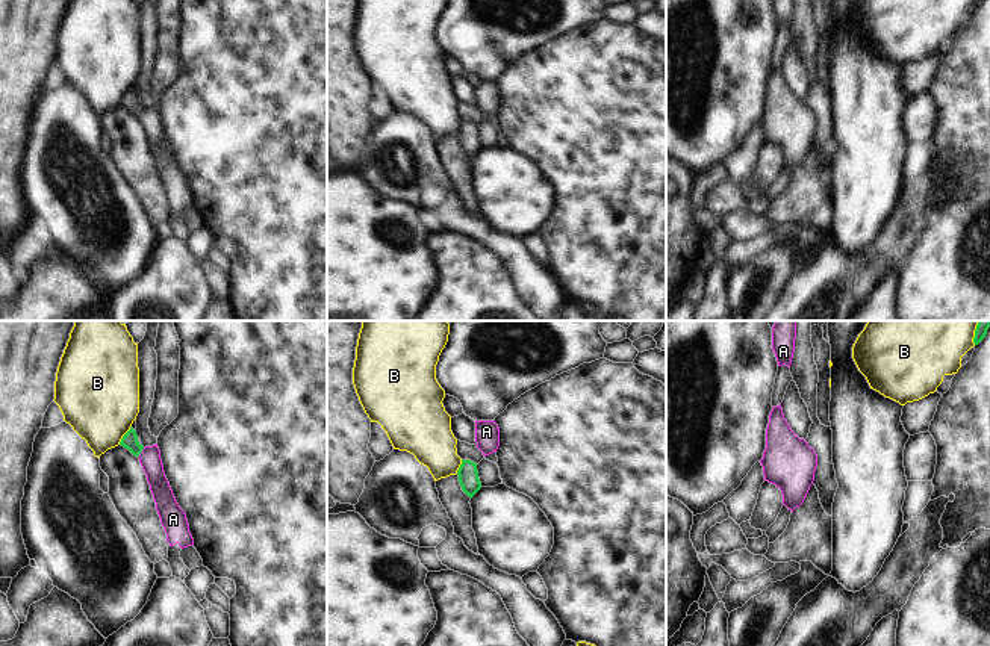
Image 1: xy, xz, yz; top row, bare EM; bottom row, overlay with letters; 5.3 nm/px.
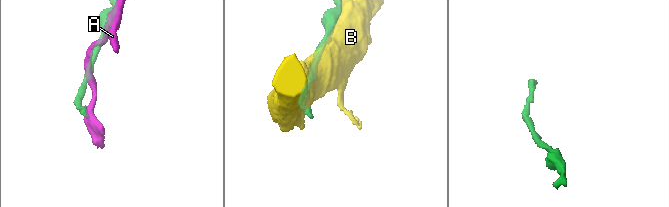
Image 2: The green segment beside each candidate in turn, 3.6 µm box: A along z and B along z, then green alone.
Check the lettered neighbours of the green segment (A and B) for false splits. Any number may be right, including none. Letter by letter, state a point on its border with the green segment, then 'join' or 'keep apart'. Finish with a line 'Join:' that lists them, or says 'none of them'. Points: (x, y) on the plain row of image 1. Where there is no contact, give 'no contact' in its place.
A: xy (141, 112) | join
B: xy (123, 97) | keep apart
Join: A

